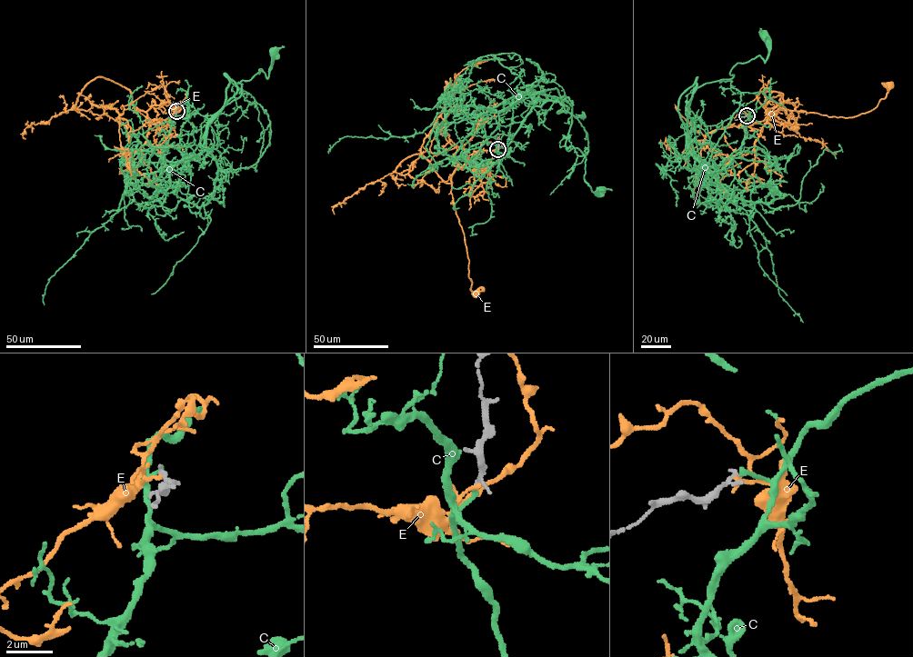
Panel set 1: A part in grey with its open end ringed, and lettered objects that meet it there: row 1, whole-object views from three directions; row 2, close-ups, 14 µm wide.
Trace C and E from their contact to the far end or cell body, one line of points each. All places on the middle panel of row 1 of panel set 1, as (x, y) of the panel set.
C: (497, 149), (477, 114), (522, 94), (564, 99), (572, 114), (566, 148), (583, 154), (585, 181), (600, 190)
E: (497, 148), (473, 152), (466, 165), (457, 167), (451, 177), (451, 193), (475, 294)

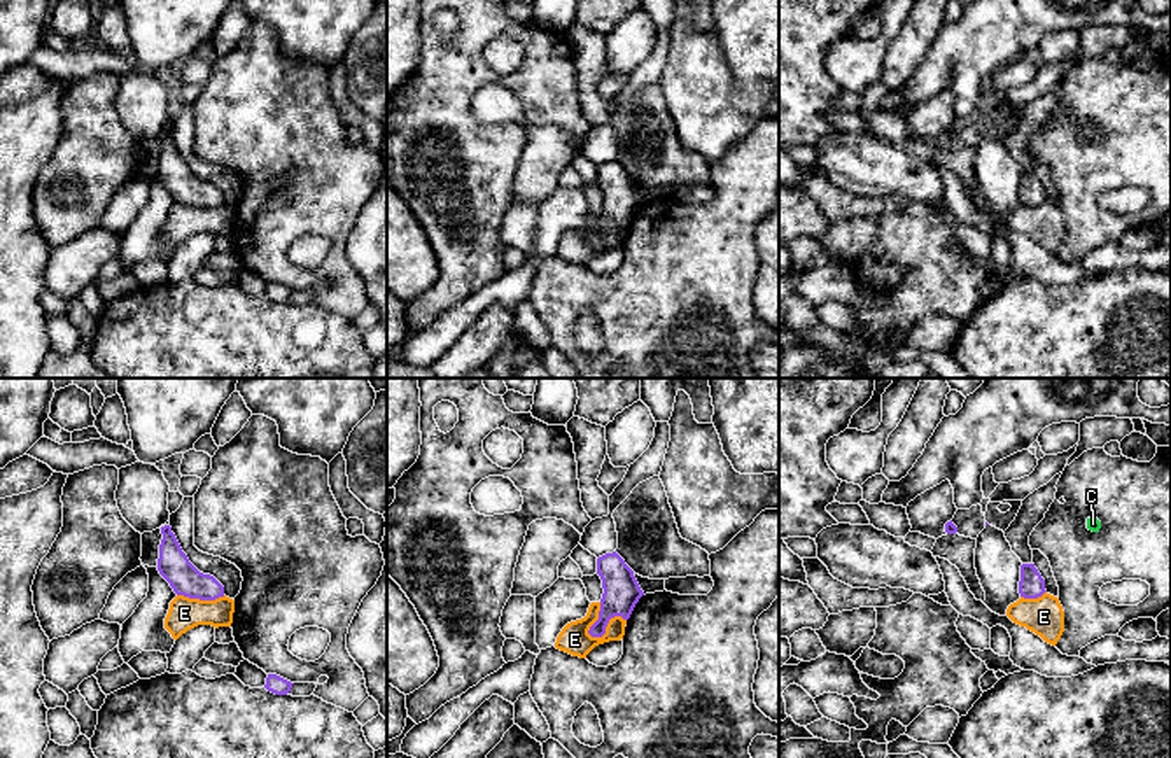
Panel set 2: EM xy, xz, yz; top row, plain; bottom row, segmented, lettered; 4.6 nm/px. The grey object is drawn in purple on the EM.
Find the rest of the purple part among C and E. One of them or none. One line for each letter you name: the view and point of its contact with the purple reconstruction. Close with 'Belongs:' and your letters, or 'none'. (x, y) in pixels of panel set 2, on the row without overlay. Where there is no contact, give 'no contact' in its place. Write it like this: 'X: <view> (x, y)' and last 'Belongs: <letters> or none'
C: no contact
Belongs: C

